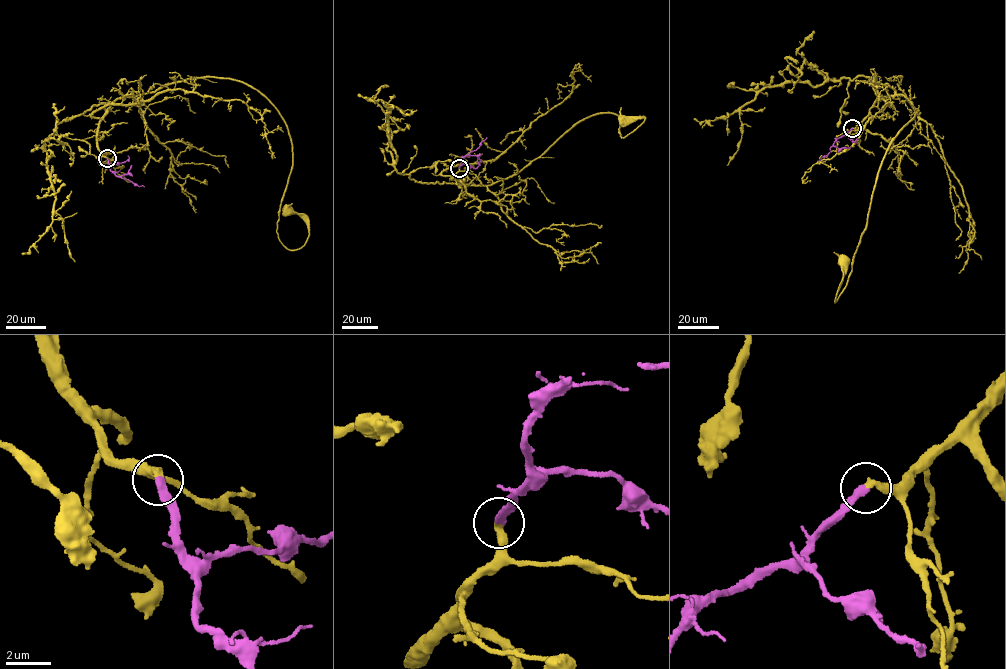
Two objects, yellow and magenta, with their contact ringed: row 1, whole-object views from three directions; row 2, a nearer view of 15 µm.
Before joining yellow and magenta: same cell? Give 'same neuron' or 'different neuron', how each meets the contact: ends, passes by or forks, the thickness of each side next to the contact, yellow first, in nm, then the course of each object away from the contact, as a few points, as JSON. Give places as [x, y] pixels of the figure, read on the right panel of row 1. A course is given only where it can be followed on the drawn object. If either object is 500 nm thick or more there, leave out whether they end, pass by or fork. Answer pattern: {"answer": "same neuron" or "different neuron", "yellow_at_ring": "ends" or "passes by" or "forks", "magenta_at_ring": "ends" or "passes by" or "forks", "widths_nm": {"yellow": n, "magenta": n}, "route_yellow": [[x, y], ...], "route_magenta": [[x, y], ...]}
{"answer": "same neuron", "yellow_at_ring": "ends", "magenta_at_ring": "ends", "widths_nm": {"yellow": 280, "magenta": 320}, "route_yellow": [[851, 128], [879, 98], [900, 94], [918, 111], [884, 159], [851, 272], [835, 302], [843, 262]], "route_magenta": [[851, 128], [836, 138], [830, 152], [819, 160]]}

